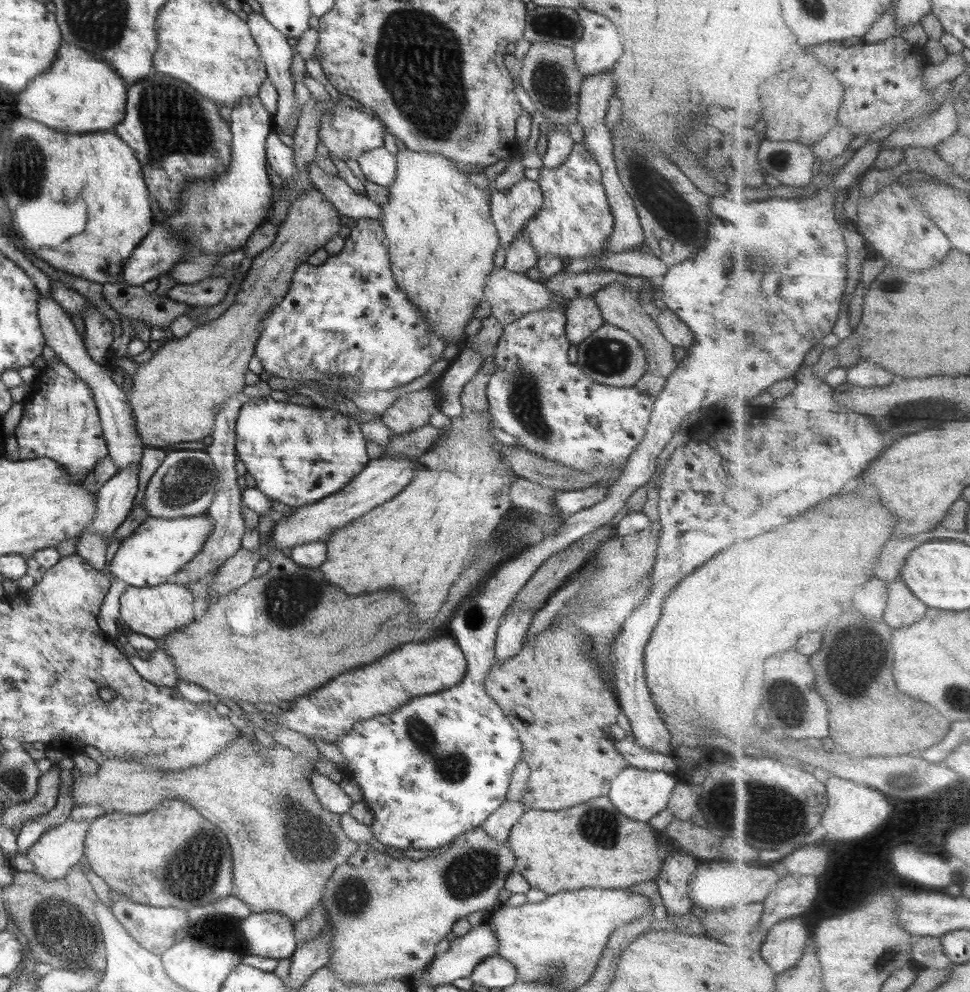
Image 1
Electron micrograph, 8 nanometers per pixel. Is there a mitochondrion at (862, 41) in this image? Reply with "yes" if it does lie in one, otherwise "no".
no

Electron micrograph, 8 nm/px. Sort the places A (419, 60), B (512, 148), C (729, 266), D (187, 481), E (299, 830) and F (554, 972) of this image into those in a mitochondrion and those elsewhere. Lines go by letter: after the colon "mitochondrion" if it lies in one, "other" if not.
A: mitochondrion
B: other
C: mitochondrion
D: mitochondrion
E: mitochondrion
F: mitochondrion

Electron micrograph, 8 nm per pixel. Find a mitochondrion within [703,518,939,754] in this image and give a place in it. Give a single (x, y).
(785, 700)

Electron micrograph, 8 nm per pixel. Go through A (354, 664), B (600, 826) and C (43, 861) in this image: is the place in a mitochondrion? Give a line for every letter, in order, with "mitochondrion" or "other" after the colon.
A: other
B: mitochondrion
C: other

